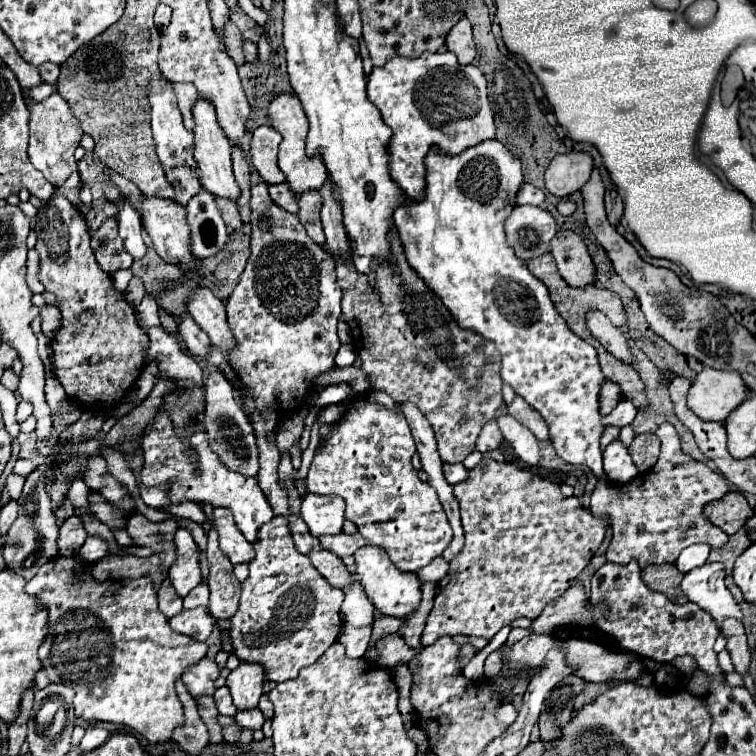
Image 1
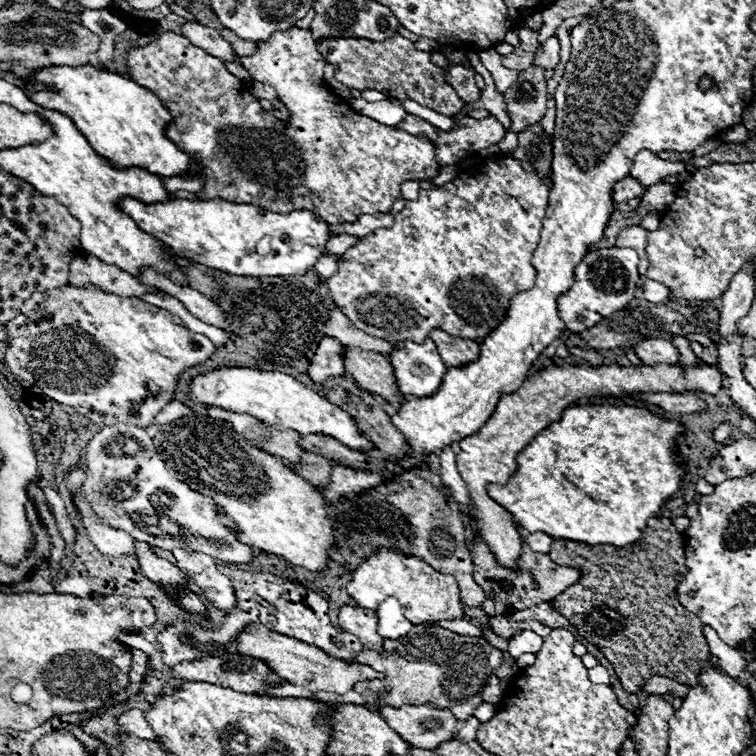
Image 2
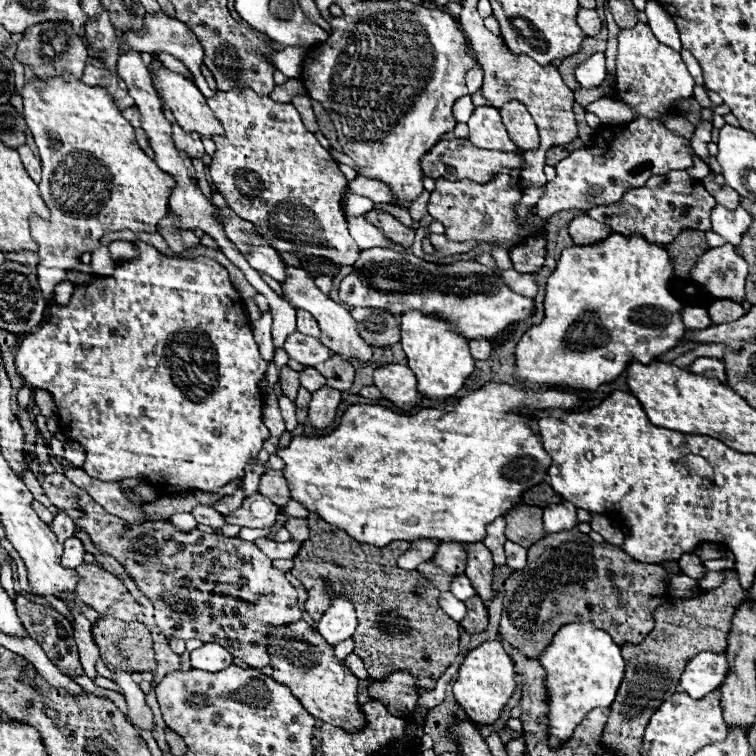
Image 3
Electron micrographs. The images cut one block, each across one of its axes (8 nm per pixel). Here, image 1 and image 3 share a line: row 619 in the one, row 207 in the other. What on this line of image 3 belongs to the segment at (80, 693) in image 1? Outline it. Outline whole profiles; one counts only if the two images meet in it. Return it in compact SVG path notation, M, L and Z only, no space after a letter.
M32 78L24 84L20 96L24 98L24 118L34 134L42 160L40 194L50 208L50 218L30 218L32 238L38 244L38 282L44 298L54 298L54 286L64 282L66 270L72 270L84 252L94 252L100 246L100 238L116 230L132 232L156 232L158 222L168 212L168 196L174 180L162 172L152 158L148 158L134 138L134 128L120 114L114 98L100 86L86 86L80 80L56 78Z

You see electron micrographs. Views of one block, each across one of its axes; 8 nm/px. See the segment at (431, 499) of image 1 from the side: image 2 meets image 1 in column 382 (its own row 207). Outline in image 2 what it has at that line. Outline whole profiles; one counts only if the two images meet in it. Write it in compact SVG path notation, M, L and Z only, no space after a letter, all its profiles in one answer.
M512 156L484 160L436 190L420 190L420 198L408 200L406 208L396 214L394 226L364 236L362 244L350 248L344 262L338 262L338 274L328 278L336 306L354 326L386 342L412 340L422 344L434 328L454 338L482 342L506 318L510 298L534 286L532 256L550 206L550 190L550 176L540 178L536 172L526 172Z

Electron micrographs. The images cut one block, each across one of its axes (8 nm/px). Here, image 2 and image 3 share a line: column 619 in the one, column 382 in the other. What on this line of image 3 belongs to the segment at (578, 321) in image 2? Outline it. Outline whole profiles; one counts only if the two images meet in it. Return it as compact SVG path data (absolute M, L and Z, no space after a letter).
M368 248L360 252L360 270L354 268L338 288L340 300L350 308L380 308L394 316L402 316L408 310L420 310L422 314L434 314L450 324L454 330L462 334L462 338L492 338L502 332L506 326L514 322L526 320L534 312L534 300L512 292L502 280L500 274L474 262L474 260L460 260L452 264L432 264L414 254L400 254L390 248Z

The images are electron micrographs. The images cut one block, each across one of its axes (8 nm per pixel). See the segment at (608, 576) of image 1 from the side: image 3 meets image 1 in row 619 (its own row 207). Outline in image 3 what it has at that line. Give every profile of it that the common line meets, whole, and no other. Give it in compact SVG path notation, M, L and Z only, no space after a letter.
M668 172L664 176L650 178L642 188L634 188L622 196L620 202L610 206L596 206L588 210L594 220L610 224L616 234L632 236L642 234L648 242L668 244L684 228L696 228L702 232L710 230L710 208L716 206L716 200L704 190L702 182L690 178L686 172Z

